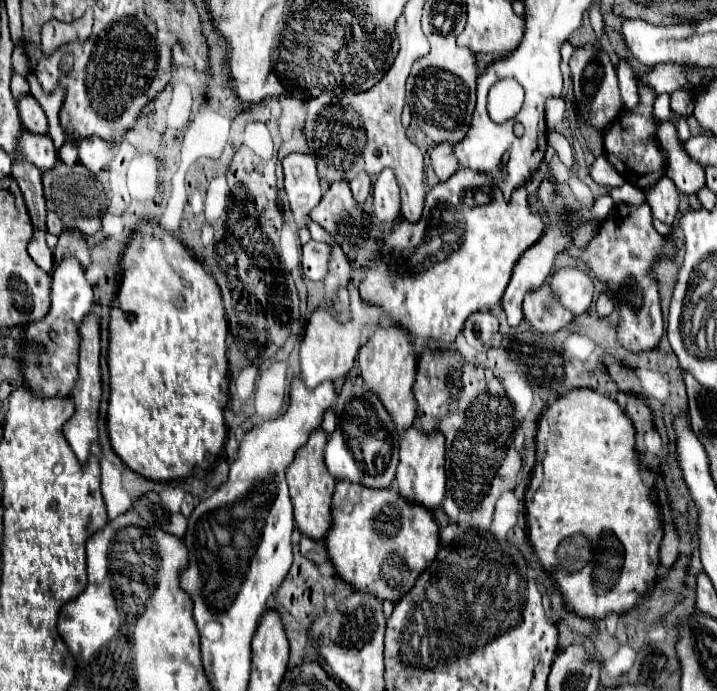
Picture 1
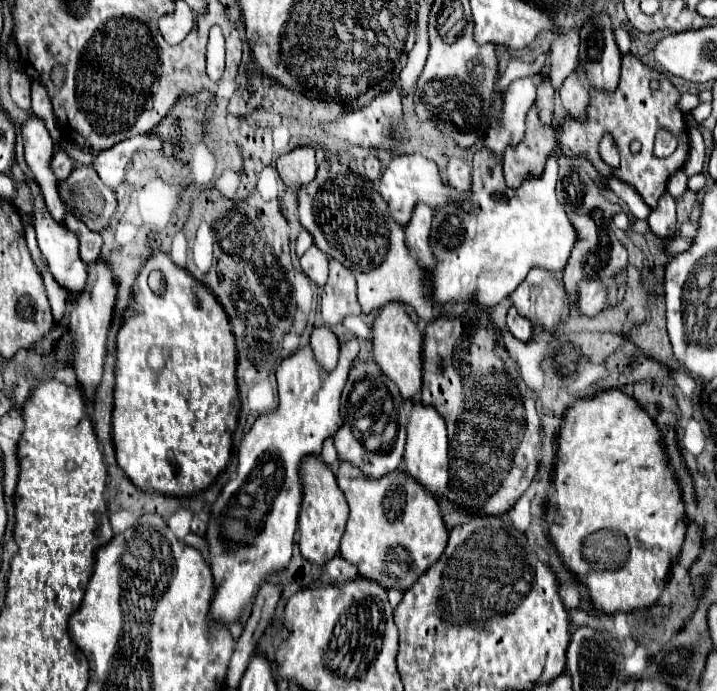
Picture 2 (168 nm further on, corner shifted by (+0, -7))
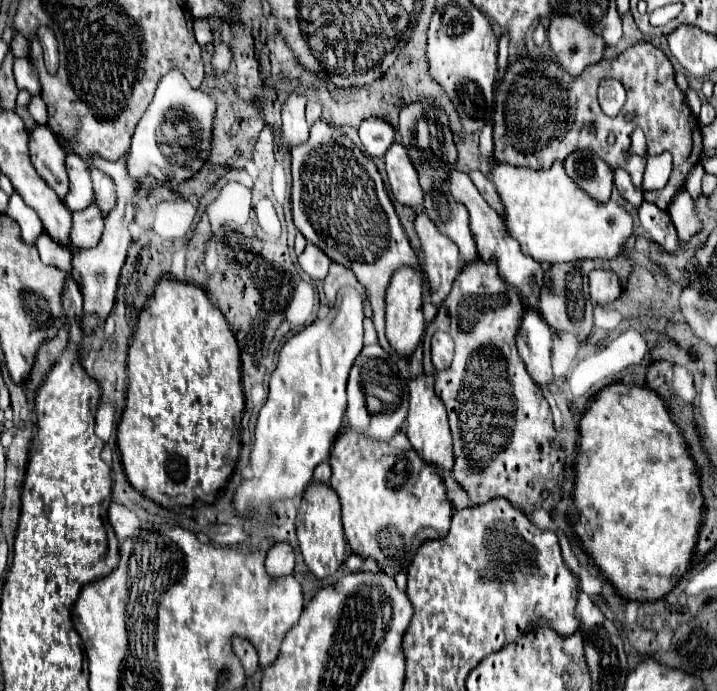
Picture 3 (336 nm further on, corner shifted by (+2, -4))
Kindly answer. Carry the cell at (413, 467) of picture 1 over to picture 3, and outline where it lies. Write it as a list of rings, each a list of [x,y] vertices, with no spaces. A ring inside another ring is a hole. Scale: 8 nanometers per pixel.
[[[429,374],[415,376],[409,382],[409,414],[407,414],[407,422],[405,422],[405,434],[407,434],[409,442],[413,444],[415,452],[425,462],[429,462],[437,468],[443,468],[443,470],[453,468],[453,464],[455,464],[455,460],[453,460],[453,440],[451,440],[447,410],[445,410],[443,400],[439,400],[439,396],[435,394],[433,376],[429,376]]]

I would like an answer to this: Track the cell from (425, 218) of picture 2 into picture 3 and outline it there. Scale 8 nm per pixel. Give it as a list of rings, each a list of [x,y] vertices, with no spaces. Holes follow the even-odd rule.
[[[425,212],[417,214],[415,230],[423,244],[423,270],[431,292],[431,302],[437,306],[451,292],[453,280],[463,268],[463,258],[457,246],[439,232]]]

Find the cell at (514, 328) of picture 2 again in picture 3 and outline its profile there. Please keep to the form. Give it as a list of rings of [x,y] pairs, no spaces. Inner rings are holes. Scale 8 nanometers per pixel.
[[[527,308],[517,336],[517,346],[525,360],[529,376],[537,386],[545,388],[555,380],[551,370],[551,338],[553,332],[551,328],[547,328],[543,318],[535,310]]]

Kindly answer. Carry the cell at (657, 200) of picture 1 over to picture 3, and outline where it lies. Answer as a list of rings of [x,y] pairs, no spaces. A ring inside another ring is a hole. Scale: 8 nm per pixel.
[[[643,202],[639,206],[639,220],[641,220],[641,226],[647,230],[647,234],[661,246],[661,250],[669,254],[677,250],[679,240],[667,210],[659,210],[655,204]]]

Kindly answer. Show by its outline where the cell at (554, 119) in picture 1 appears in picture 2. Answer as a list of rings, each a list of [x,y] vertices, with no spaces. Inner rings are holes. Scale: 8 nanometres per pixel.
[[[572,28],[567,35],[554,38],[550,47],[551,85],[560,89],[563,80],[574,69],[578,61],[580,35],[578,28]]]

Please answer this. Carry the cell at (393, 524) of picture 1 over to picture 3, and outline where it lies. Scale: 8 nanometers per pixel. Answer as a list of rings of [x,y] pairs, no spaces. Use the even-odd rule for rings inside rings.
[[[343,428],[331,448],[329,464],[329,486],[341,500],[347,544],[353,554],[375,558],[383,572],[395,576],[407,570],[415,550],[429,538],[429,530],[437,530],[439,538],[447,534],[453,508],[445,484],[431,464],[419,460],[405,432],[399,430],[387,444],[379,444]]]

